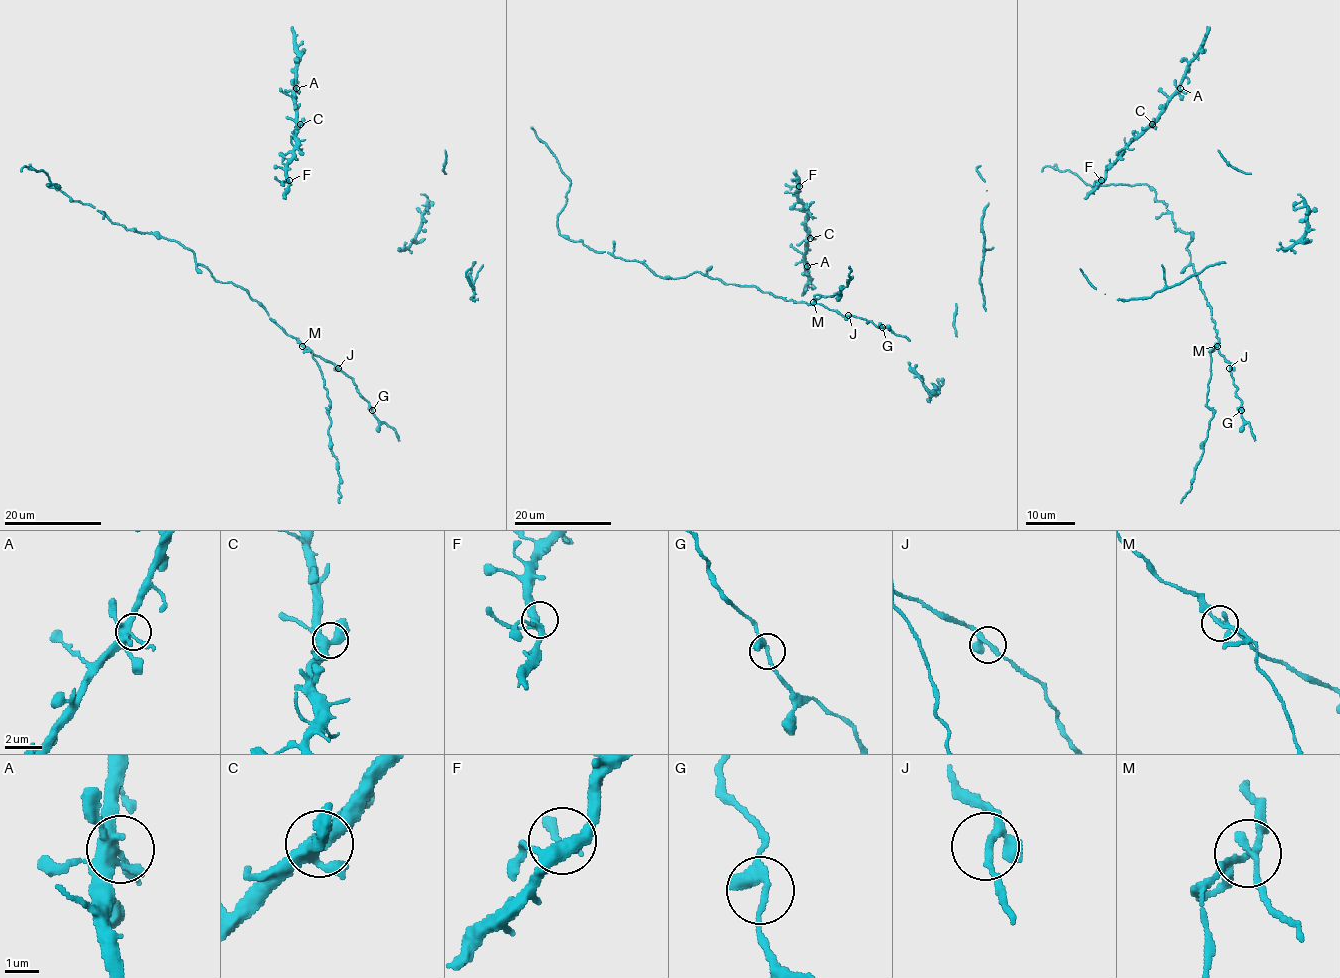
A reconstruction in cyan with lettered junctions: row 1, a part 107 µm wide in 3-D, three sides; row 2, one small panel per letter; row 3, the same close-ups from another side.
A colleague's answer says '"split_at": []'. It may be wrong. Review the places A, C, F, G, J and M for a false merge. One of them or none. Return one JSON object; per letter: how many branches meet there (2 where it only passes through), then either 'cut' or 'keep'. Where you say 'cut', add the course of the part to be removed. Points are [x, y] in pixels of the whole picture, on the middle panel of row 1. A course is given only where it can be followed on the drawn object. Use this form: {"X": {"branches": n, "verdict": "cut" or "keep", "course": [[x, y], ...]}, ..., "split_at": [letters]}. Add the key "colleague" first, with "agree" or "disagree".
{"colleague": "disagree", "A": {"branches": 4, "verdict": "keep"}, "C": {"branches": 4, "verdict": "keep"}, "F": {"branches": 4, "verdict": "keep"}, "G": {"branches": 3, "verdict": "keep"}, "J": {"branches": 3, "verdict": "keep"}, "M": {"branches": 4, "verdict": "cut", "course": [[813, 302], [822, 295], [832, 296], [835, 293], [841, 293], [840, 297], [838, 293], [851, 278], [849, 266]]}, "split_at": ["M"]}

